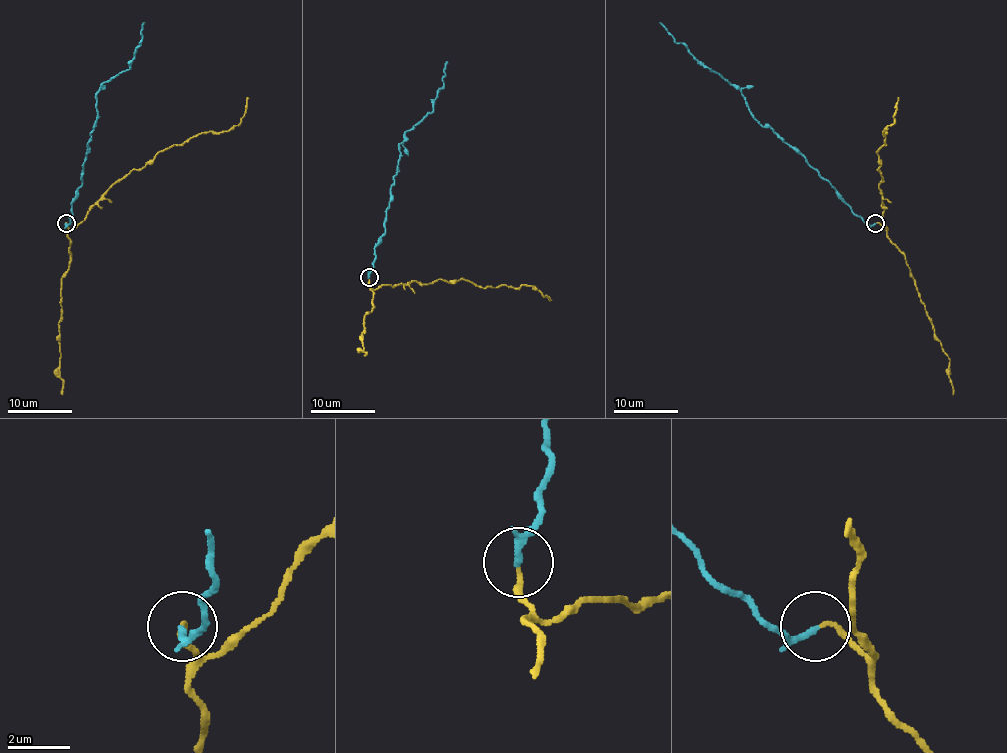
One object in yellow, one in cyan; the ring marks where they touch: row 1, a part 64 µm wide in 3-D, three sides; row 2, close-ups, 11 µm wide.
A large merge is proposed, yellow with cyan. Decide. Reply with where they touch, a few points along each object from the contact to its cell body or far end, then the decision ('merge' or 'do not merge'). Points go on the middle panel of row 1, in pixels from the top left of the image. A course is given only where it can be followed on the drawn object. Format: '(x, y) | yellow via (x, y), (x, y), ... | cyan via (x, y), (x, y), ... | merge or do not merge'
(369, 277) | yellow via (368, 277), (376, 289), (437, 279), (485, 287), (533, 285), (551, 300) | cyan via (368, 277), (375, 245), (384, 233), (399, 144), (432, 111), (447, 61) | merge

